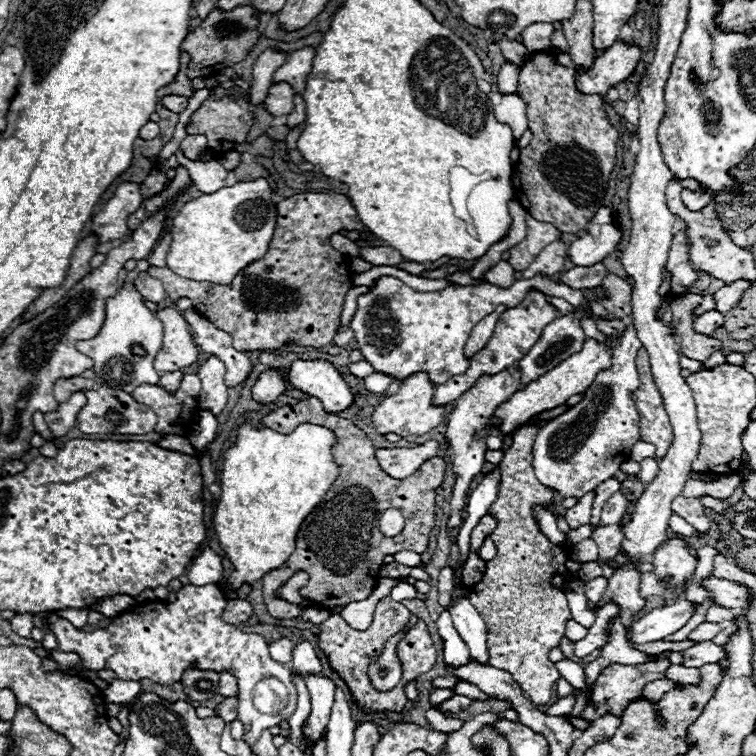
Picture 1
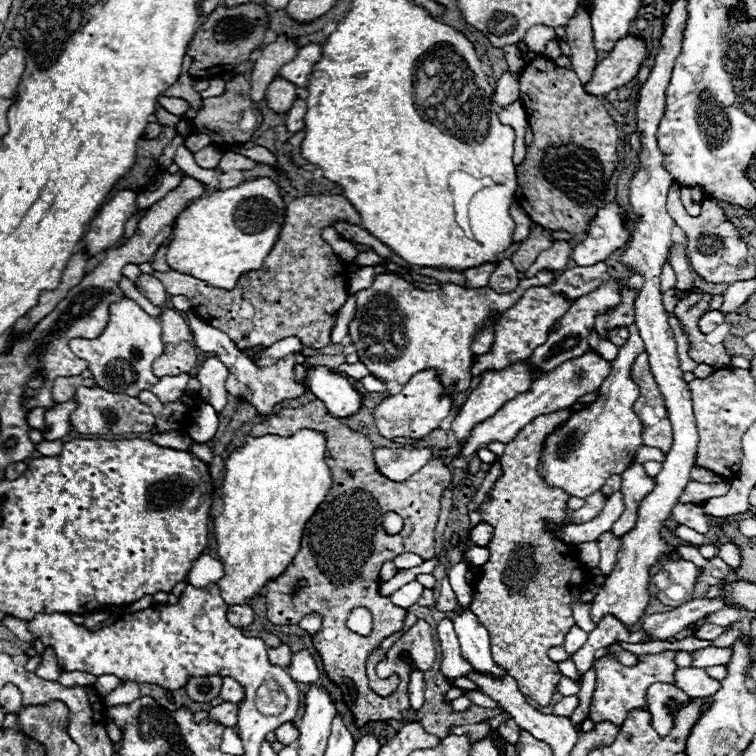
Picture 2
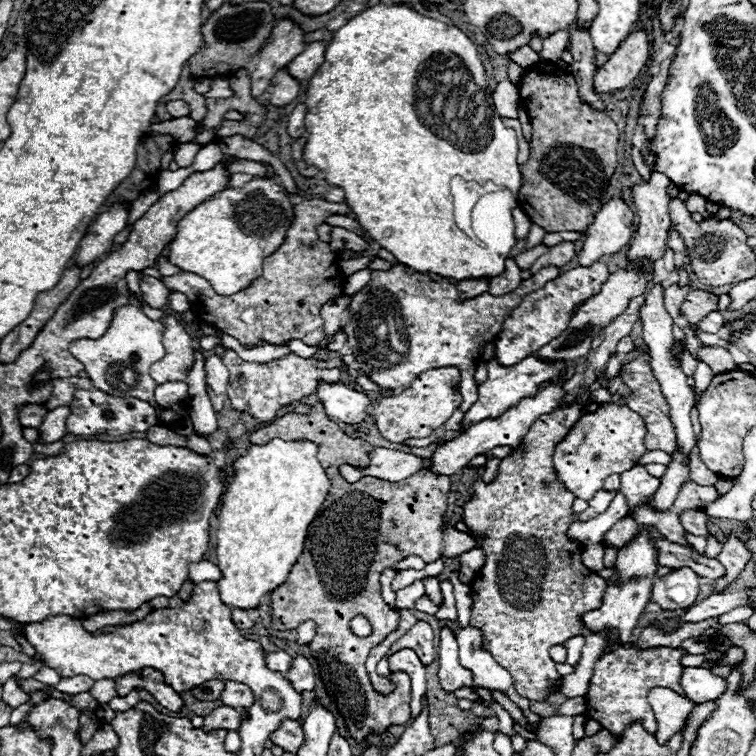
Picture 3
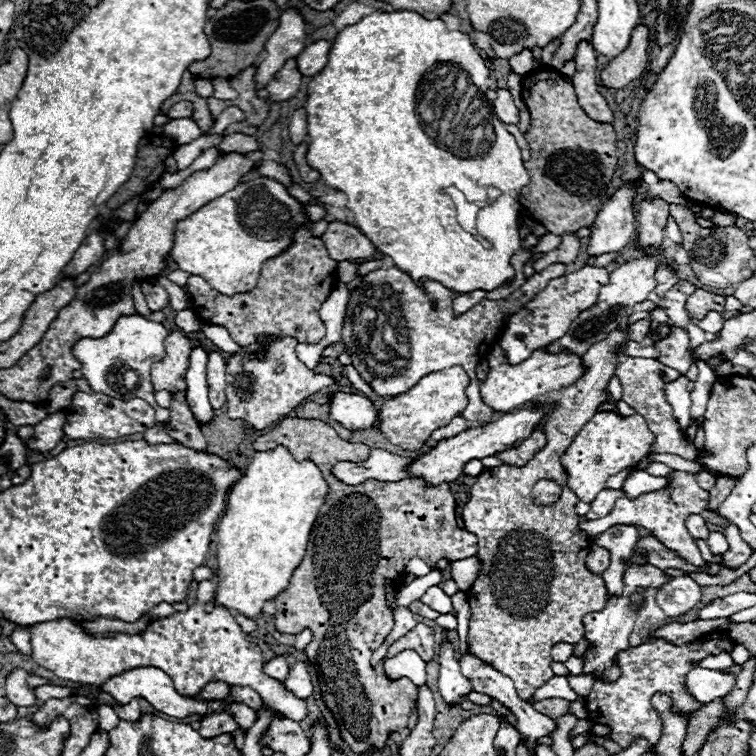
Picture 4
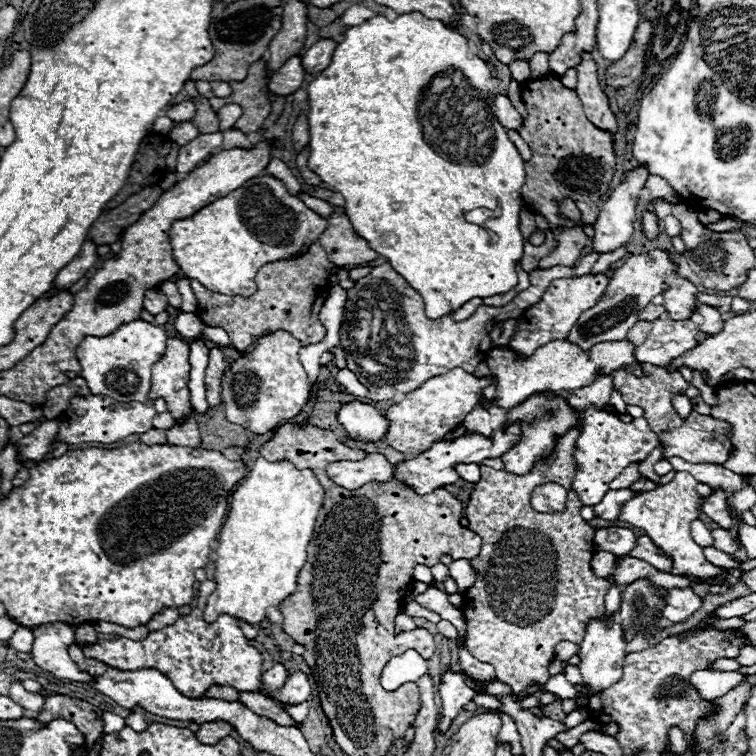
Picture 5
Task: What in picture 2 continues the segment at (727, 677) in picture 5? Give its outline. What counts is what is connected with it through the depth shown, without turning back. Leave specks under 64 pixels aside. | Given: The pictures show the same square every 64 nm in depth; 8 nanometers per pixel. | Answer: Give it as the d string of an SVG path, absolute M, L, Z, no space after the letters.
M678 668L674 678L676 686L688 692L688 696L712 696L720 688L720 682L708 678L708 674L700 668Z

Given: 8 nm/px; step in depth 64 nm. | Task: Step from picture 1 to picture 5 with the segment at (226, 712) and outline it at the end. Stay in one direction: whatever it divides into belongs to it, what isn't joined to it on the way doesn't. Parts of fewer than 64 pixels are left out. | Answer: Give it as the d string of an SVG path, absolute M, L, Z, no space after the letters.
M212 720L212 722L200 724L196 736L198 736L198 740L204 742L204 744L216 744L216 742L222 740L224 736L228 736L232 730L234 730L234 728L232 728L228 722L224 722L224 720Z

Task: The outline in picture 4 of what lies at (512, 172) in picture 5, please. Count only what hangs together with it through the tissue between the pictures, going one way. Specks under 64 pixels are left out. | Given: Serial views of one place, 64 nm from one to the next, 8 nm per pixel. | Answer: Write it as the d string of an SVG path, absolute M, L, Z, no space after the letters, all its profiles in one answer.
M374 10L372 14L364 16L360 22L346 26L338 30L336 40L332 42L330 54L328 54L328 64L324 70L320 70L308 84L308 100L306 100L306 114L308 114L308 152L306 152L306 162L314 170L320 172L322 180L336 190L342 190L348 196L348 208L354 212L354 224L360 228L364 236L370 238L370 242L386 256L394 260L394 264L400 270L406 270L414 280L420 278L430 278L438 280L446 288L454 292L472 292L476 288L482 290L494 290L502 286L504 280L514 278L514 268L510 266L510 258L518 248L510 248L510 256L500 254L496 250L486 250L484 240L480 240L476 234L468 234L460 228L456 222L456 208L446 192L448 186L456 186L466 194L466 198L478 200L480 208L484 206L484 200L494 200L500 196L500 202L520 202L520 188L528 182L528 174L524 170L524 162L520 156L520 148L516 144L516 138L504 128L504 122L494 114L492 100L488 98L488 88L482 88L488 78L488 68L484 66L480 54L476 52L476 46L472 44L470 36L460 32L460 30L448 30L442 20L426 20L418 12L410 10L394 10L394 12L382 12Z

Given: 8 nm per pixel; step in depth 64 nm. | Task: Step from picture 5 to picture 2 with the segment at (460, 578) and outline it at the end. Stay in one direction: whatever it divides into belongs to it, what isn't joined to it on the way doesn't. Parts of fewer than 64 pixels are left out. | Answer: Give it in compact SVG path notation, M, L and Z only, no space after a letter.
M470 546L466 556L468 556L468 564L470 566L482 566L484 562L488 562L490 550L486 546Z

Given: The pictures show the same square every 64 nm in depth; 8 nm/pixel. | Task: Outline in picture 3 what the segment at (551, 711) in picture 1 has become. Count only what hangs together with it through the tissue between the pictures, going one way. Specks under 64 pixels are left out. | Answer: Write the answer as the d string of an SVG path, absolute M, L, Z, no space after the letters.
M584 697L568 698L558 710L558 715L575 716L587 712L586 700Z

